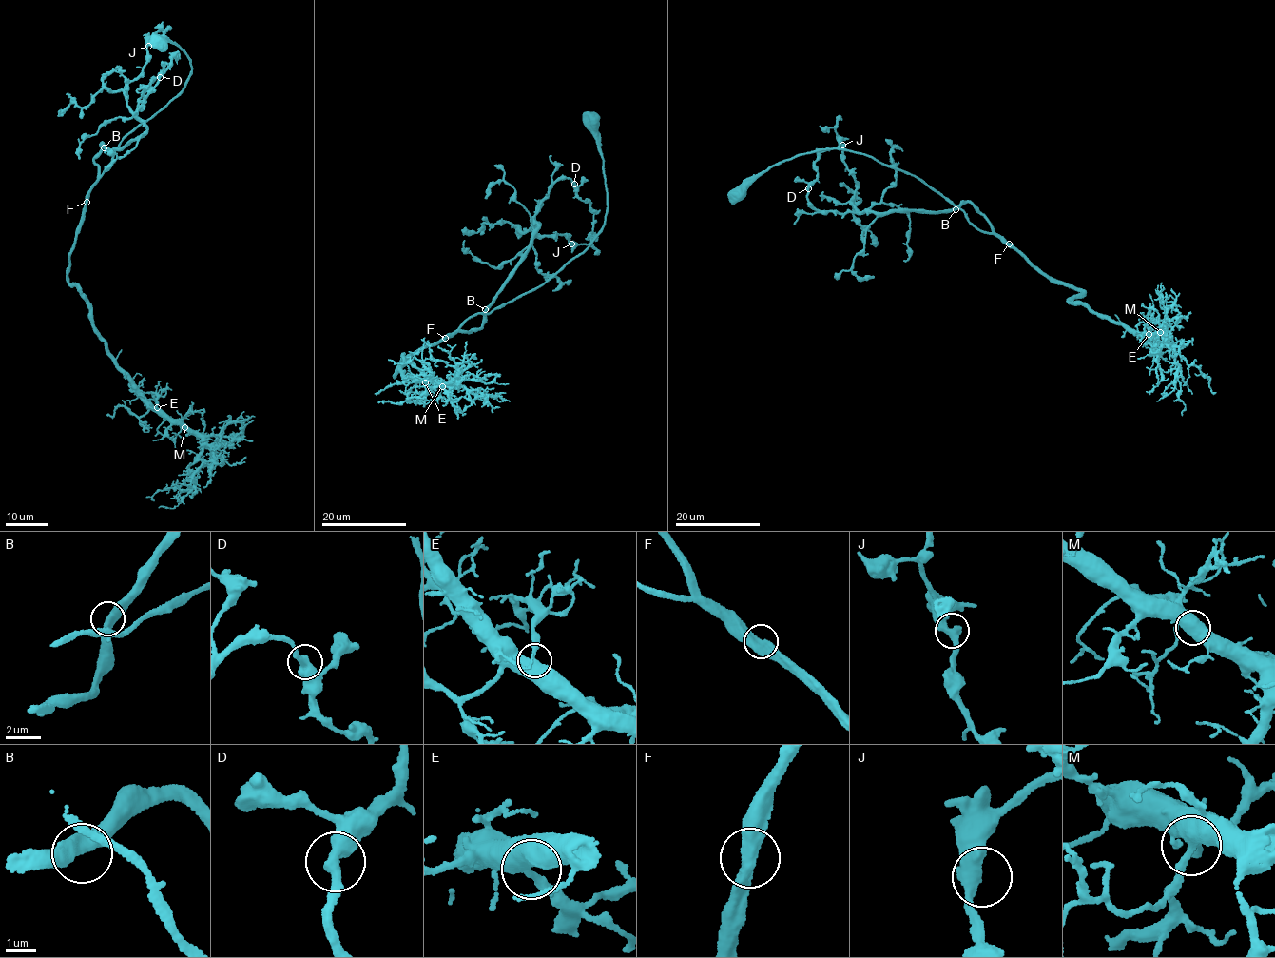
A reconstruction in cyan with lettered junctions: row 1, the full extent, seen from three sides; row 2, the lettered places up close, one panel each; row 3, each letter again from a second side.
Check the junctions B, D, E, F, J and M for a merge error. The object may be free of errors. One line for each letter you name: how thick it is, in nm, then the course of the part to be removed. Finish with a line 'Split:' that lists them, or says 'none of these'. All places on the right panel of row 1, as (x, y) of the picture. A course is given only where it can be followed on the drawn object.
Split: none of these

